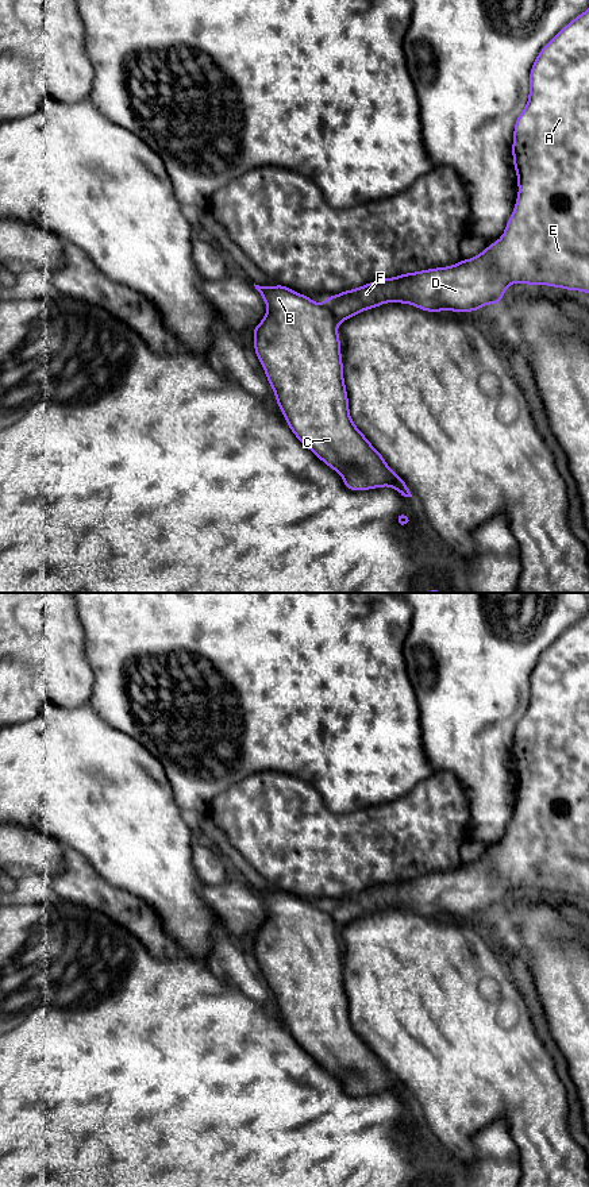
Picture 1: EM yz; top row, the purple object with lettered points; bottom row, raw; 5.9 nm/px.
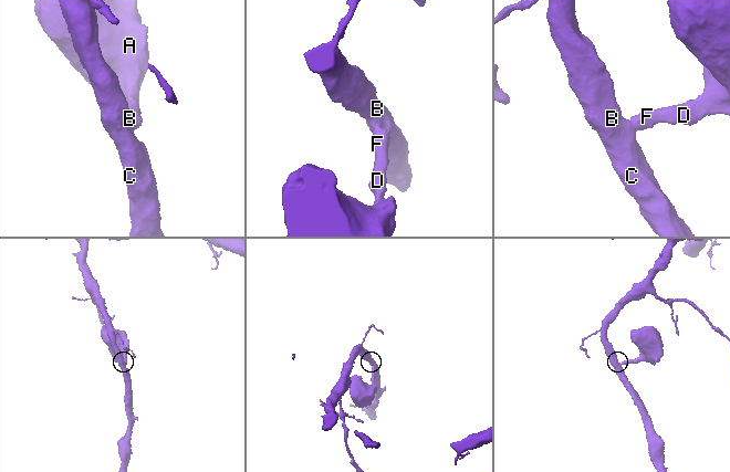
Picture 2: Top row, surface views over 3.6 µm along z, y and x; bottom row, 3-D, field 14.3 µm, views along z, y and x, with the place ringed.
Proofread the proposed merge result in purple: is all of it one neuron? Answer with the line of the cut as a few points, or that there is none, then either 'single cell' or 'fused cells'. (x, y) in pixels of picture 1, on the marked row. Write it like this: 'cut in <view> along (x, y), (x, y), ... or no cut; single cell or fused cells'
cut in yz along (326, 300), (337, 324); fused cells

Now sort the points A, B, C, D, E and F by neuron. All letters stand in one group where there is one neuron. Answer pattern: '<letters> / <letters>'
A D E F / B C

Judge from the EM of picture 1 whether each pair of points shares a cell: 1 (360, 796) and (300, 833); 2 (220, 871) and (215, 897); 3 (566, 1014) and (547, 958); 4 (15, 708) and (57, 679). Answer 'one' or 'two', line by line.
1: two
2: two
3: one
4: two

